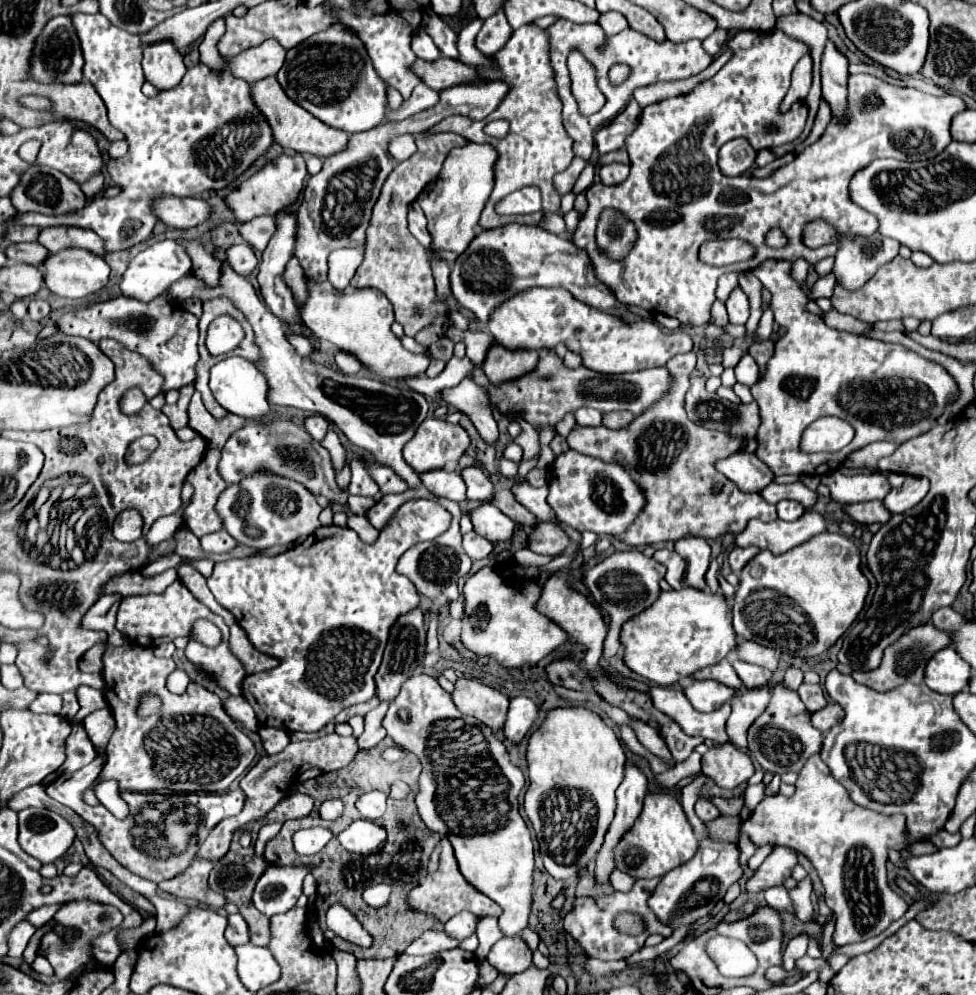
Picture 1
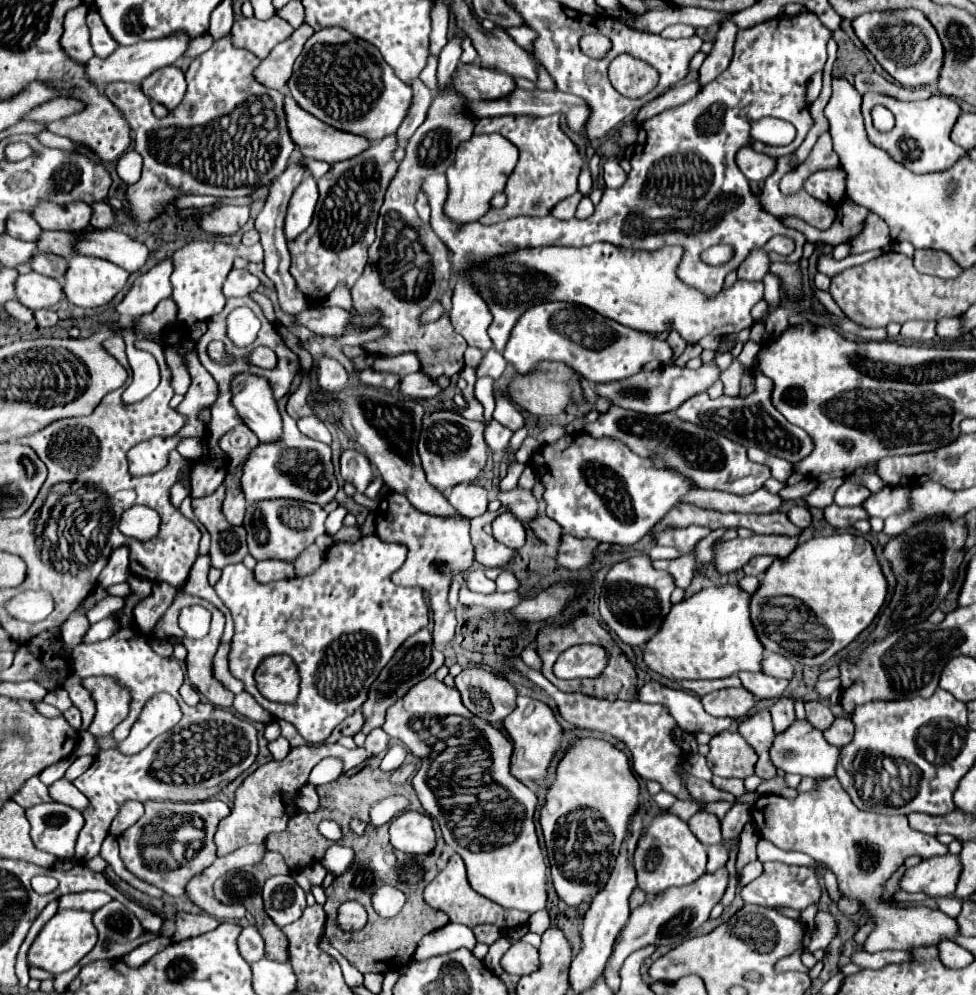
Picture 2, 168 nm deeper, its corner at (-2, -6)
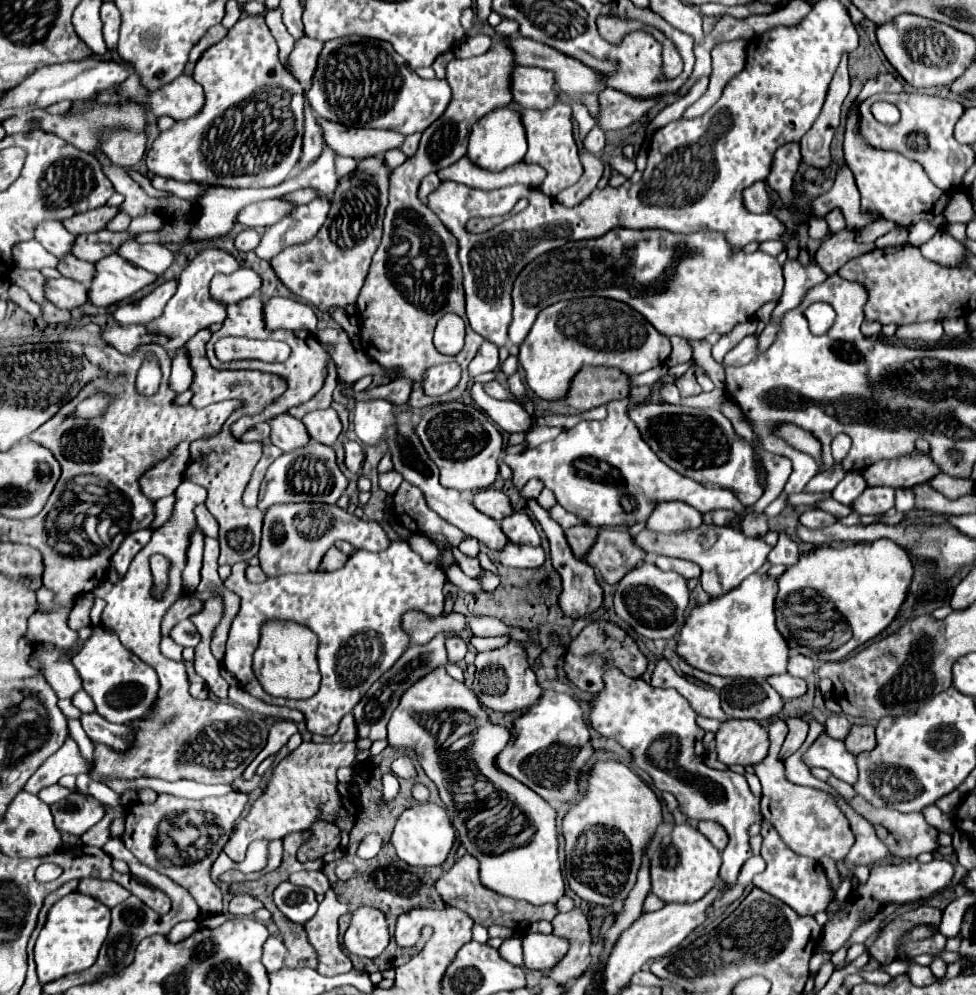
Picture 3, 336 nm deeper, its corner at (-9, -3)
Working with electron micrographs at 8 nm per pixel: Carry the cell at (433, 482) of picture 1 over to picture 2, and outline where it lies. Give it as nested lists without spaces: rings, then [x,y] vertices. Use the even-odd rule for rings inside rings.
[[[462,483],[448,491],[448,501],[454,509],[460,511],[460,515],[474,519],[474,517],[486,513],[490,499],[488,499],[488,491],[484,487],[474,485],[474,483]]]

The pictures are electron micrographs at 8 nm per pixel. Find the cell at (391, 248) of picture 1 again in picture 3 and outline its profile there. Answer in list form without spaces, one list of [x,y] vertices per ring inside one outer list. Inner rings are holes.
[[[497,38],[493,40],[493,46],[481,56],[467,60],[455,58],[447,66],[445,78],[453,92],[449,106],[445,108],[443,116],[423,132],[417,152],[391,172],[389,206],[385,214],[383,238],[373,256],[365,284],[359,292],[357,312],[361,324],[363,350],[385,368],[397,366],[401,370],[401,376],[409,376],[415,380],[415,388],[409,400],[411,408],[425,408],[431,404],[453,402],[461,398],[469,382],[467,366],[475,358],[479,346],[483,344],[483,338],[475,336],[471,328],[467,328],[465,348],[457,356],[445,356],[437,352],[433,344],[433,330],[443,314],[455,312],[465,318],[465,294],[461,282],[461,264],[457,258],[457,240],[443,226],[443,222],[417,198],[417,190],[427,174],[439,172],[441,168],[451,166],[465,156],[467,136],[471,134],[471,128],[479,118],[511,104],[511,68],[513,54]],[[445,362],[461,364],[461,382],[451,392],[439,398],[427,396],[423,392],[425,372]]]

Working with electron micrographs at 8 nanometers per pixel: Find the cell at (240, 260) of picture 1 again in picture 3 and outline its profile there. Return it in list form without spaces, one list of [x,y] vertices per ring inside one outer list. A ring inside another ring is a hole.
[[[239,268],[233,274],[217,274],[211,280],[211,296],[225,304],[233,304],[259,292],[261,282],[261,276],[251,268]]]

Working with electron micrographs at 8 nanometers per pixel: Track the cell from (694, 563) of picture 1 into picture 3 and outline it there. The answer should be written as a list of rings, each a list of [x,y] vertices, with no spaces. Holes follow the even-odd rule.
[[[659,504],[651,518],[647,520],[647,530],[659,532],[659,534],[671,534],[671,532],[683,532],[693,530],[703,524],[703,514],[687,504]]]

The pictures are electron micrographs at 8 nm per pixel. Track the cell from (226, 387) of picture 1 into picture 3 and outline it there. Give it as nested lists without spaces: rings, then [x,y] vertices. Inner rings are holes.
[[[279,414],[269,420],[271,426],[271,442],[283,452],[291,452],[309,442],[309,434],[301,420],[285,414]]]

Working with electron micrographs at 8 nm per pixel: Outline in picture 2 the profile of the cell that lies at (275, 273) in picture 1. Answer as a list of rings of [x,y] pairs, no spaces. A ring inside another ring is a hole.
[[[308,175],[296,189],[294,195],[290,199],[288,205],[288,215],[286,215],[286,237],[294,239],[296,235],[300,235],[304,229],[308,229],[312,215],[314,215],[314,207],[318,201],[318,187],[316,187],[316,179],[312,175]]]

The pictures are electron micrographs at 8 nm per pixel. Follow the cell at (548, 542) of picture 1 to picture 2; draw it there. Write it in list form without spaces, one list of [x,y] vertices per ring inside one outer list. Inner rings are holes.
[[[562,535],[558,565],[570,571],[588,569],[596,561],[598,545],[600,543],[596,543],[596,539],[578,539],[572,535]]]

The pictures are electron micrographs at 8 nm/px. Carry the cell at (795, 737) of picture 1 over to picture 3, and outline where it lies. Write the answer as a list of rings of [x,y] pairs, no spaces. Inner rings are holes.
[[[825,732],[809,746],[801,758],[809,768],[825,768],[839,780],[853,784],[857,780],[855,756],[847,752],[843,740],[833,740]]]

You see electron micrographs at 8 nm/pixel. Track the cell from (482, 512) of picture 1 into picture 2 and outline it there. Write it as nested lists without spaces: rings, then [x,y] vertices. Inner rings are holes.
[[[504,513],[496,517],[492,521],[492,529],[494,529],[494,539],[510,549],[520,549],[526,541],[524,525],[512,513]]]

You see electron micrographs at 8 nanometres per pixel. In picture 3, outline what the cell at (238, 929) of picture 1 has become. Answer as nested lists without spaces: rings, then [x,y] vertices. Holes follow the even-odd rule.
[[[269,936],[263,944],[263,966],[267,968],[267,972],[275,972],[275,970],[283,968],[285,954],[287,954],[287,948],[283,946],[283,942],[275,936]]]

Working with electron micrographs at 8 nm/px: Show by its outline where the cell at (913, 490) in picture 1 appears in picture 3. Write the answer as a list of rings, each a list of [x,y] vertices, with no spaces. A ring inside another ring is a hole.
[[[887,486],[867,488],[859,500],[855,500],[853,510],[857,514],[885,514],[895,506],[895,494]]]

